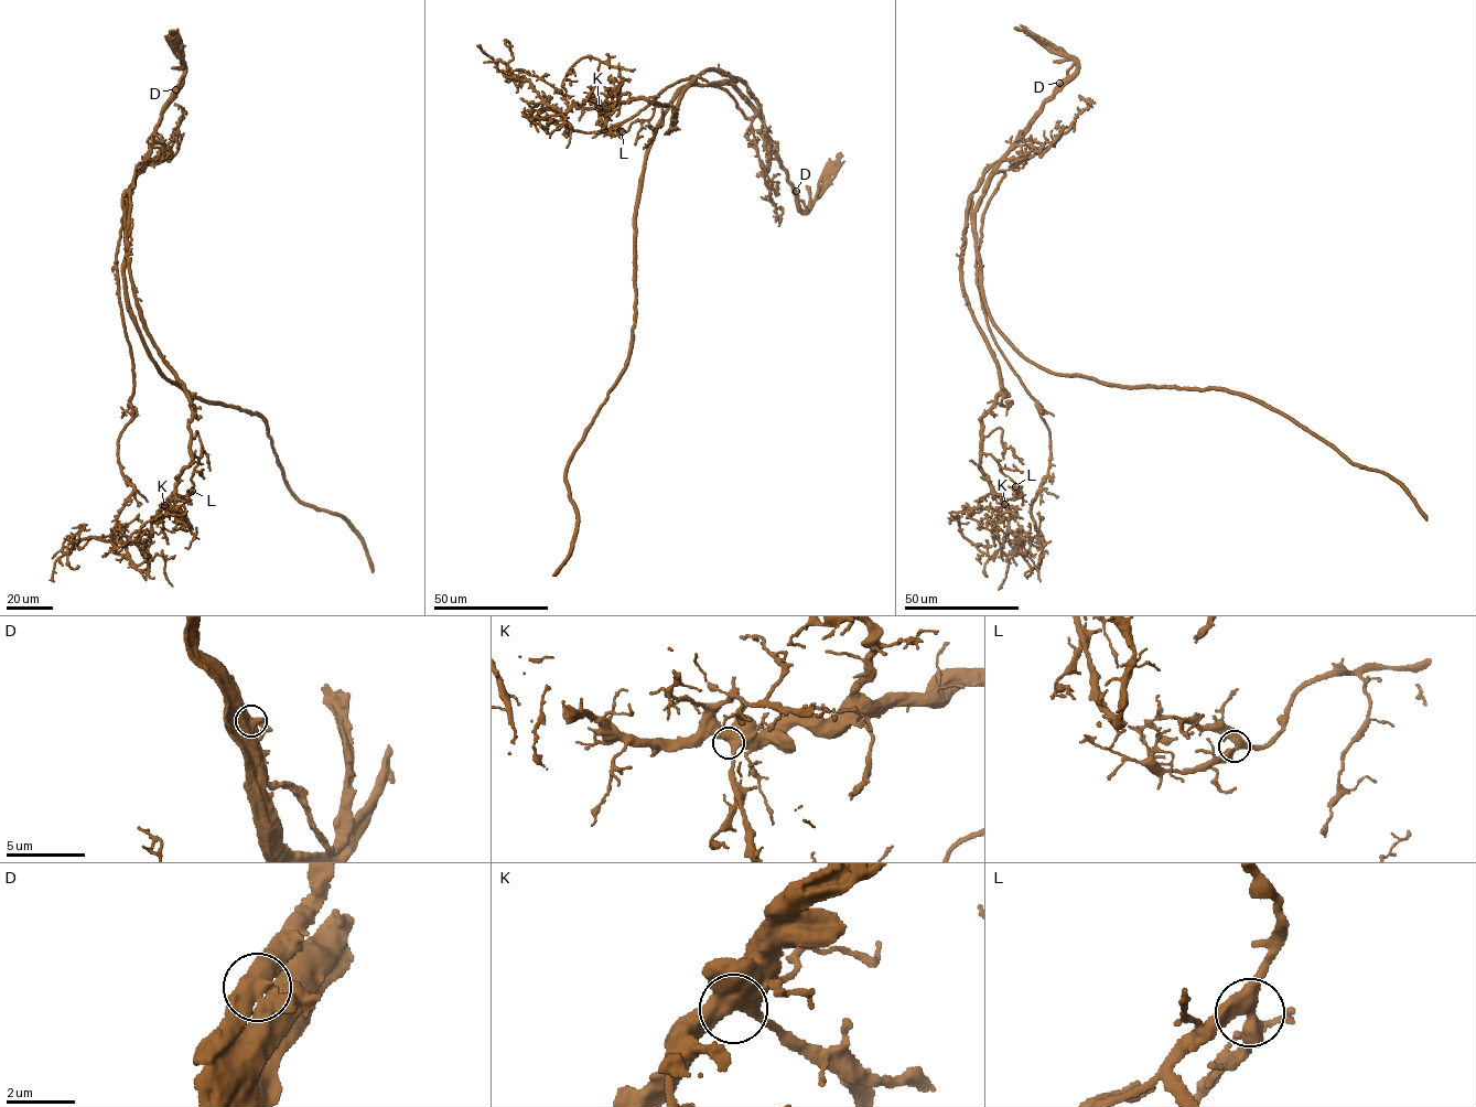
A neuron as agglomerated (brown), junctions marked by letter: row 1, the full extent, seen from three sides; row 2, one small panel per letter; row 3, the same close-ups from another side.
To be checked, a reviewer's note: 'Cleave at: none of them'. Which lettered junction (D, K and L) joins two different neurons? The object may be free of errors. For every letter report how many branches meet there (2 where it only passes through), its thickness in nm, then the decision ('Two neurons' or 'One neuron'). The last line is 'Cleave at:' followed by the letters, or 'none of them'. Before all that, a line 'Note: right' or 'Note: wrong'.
Note: wrong
D: Branches: 3. Thickness 480 nm. Two neurons
K: Branches: 3. Thickness 500 nm. One neuron
L: Branches: 3. Thickness 400 nm. One neuron
Cleave at: D

